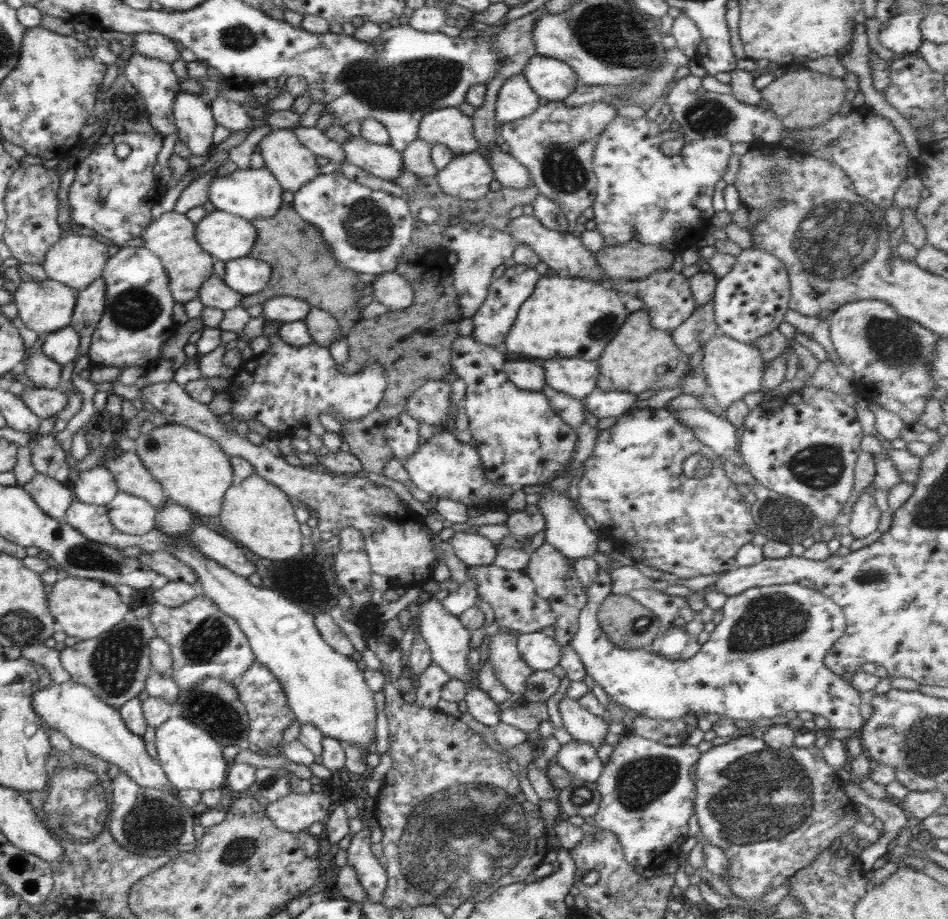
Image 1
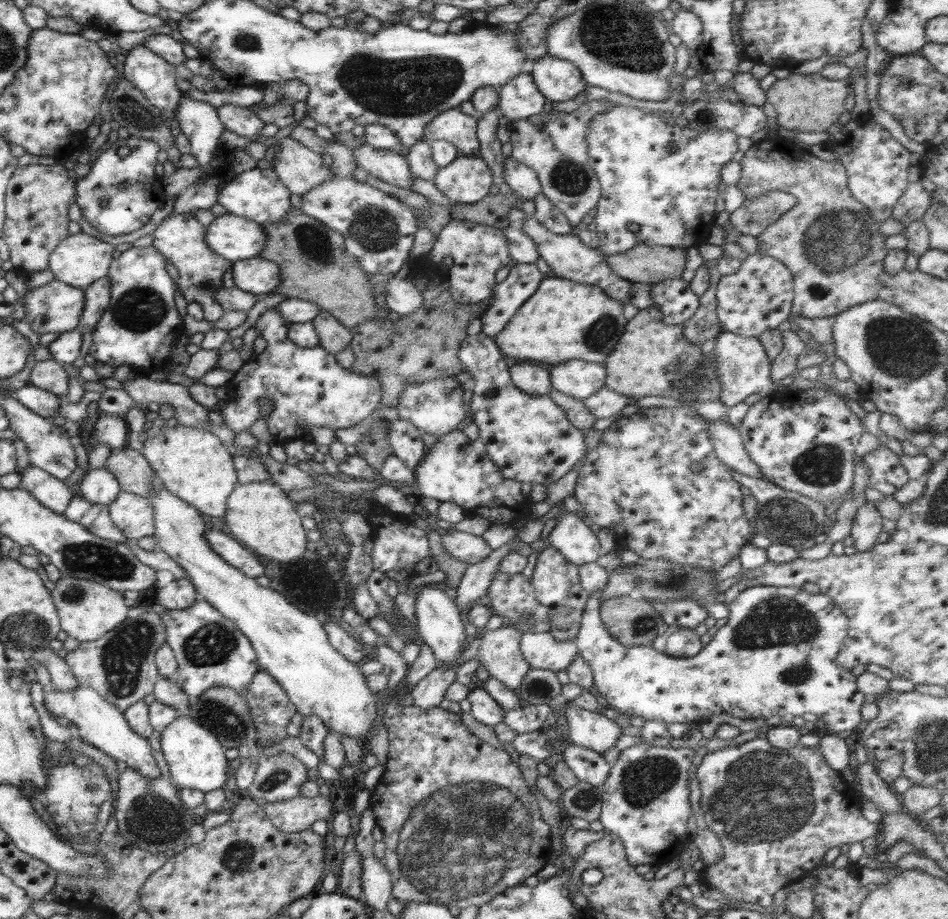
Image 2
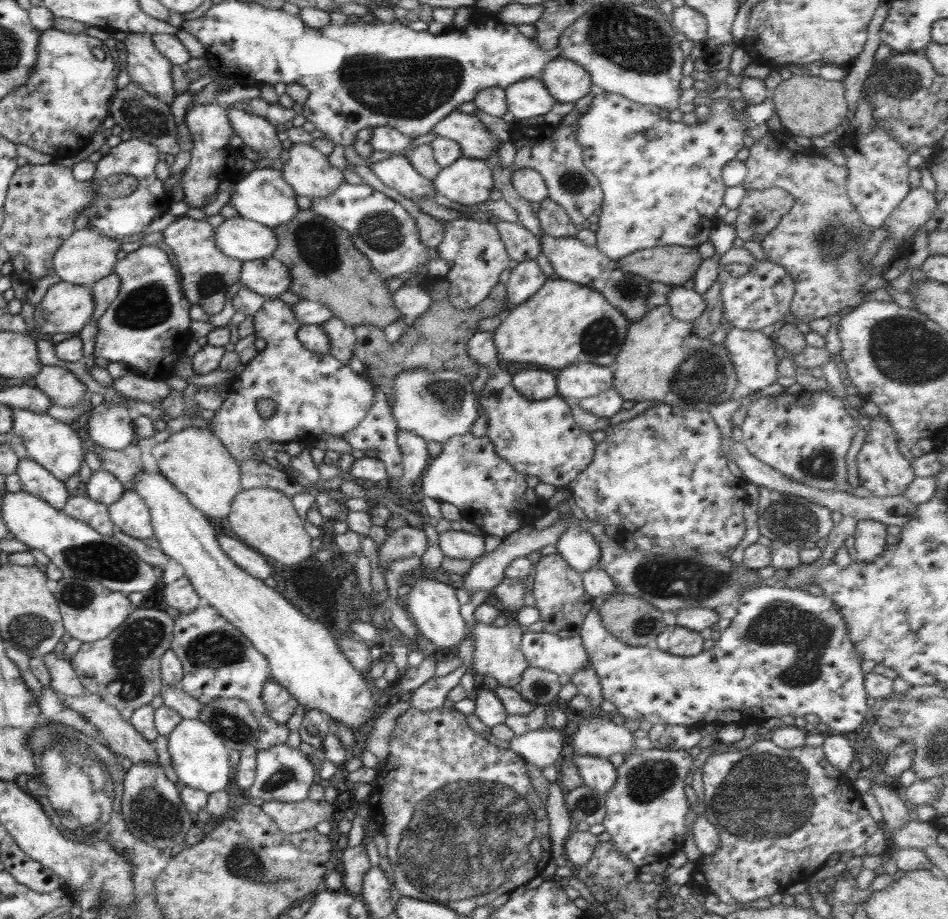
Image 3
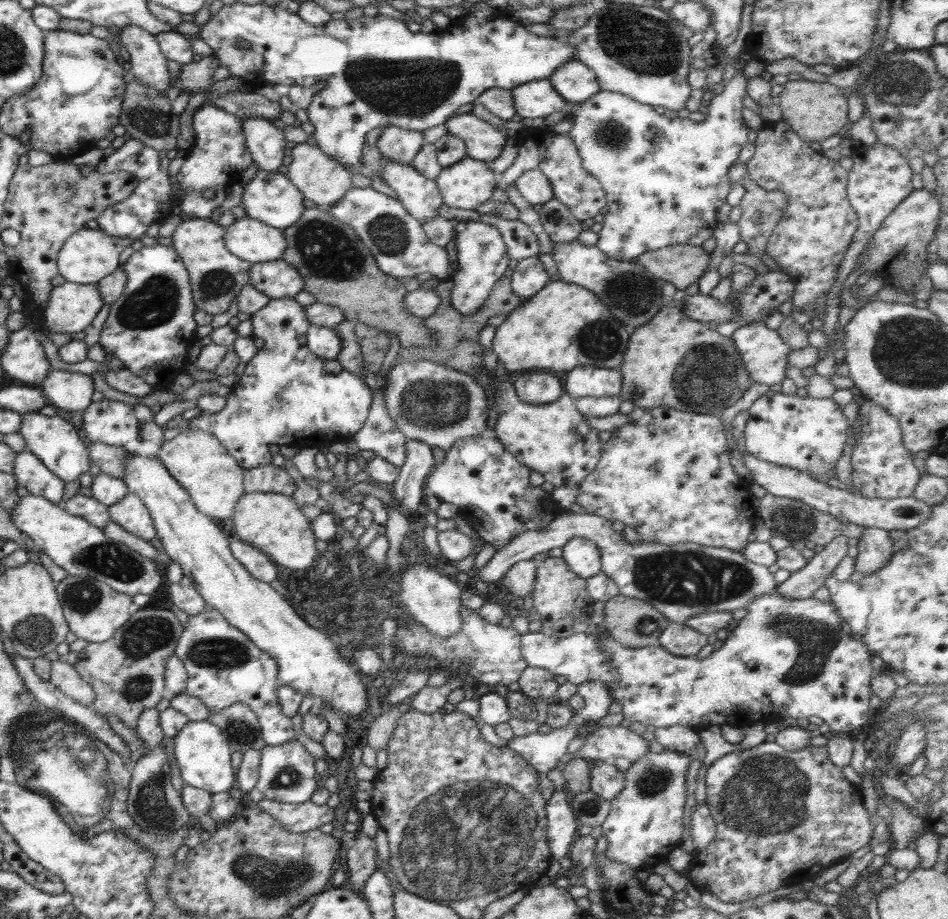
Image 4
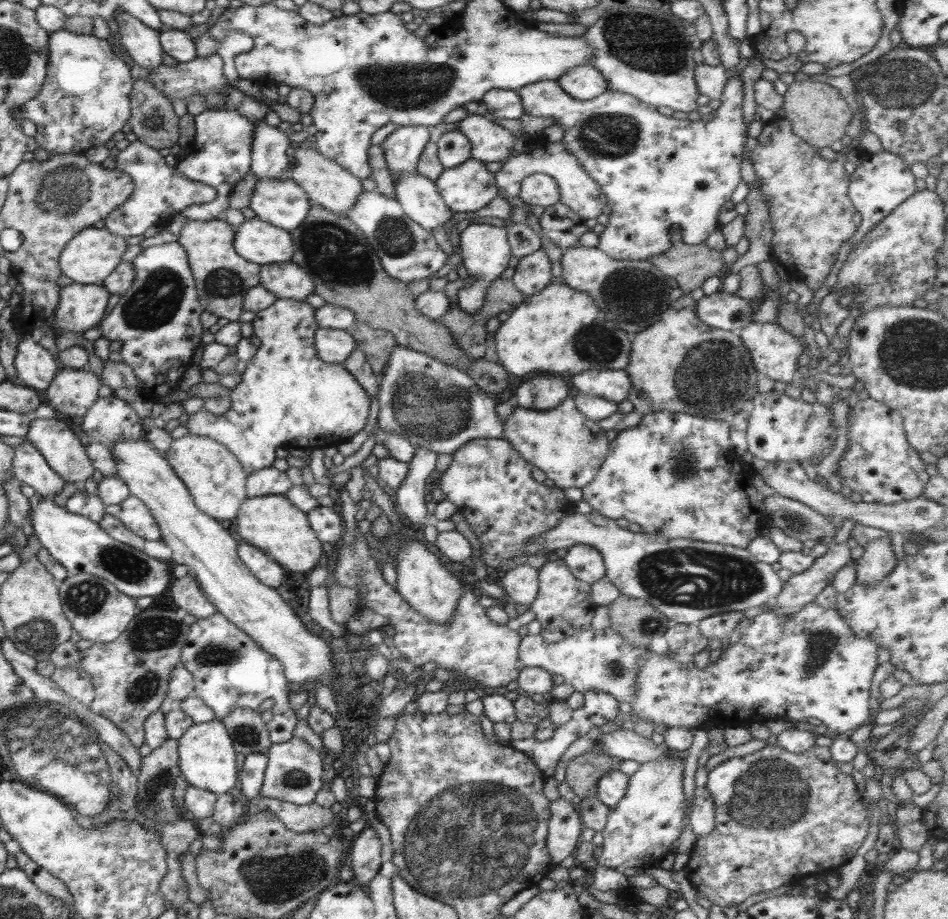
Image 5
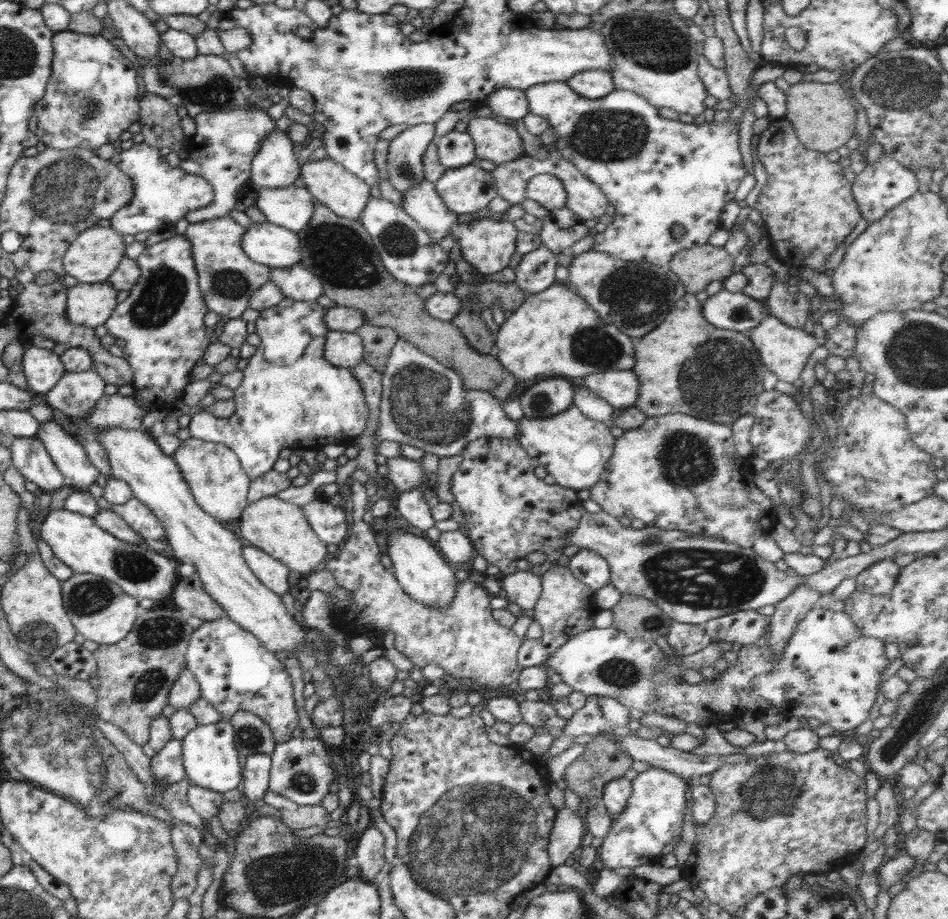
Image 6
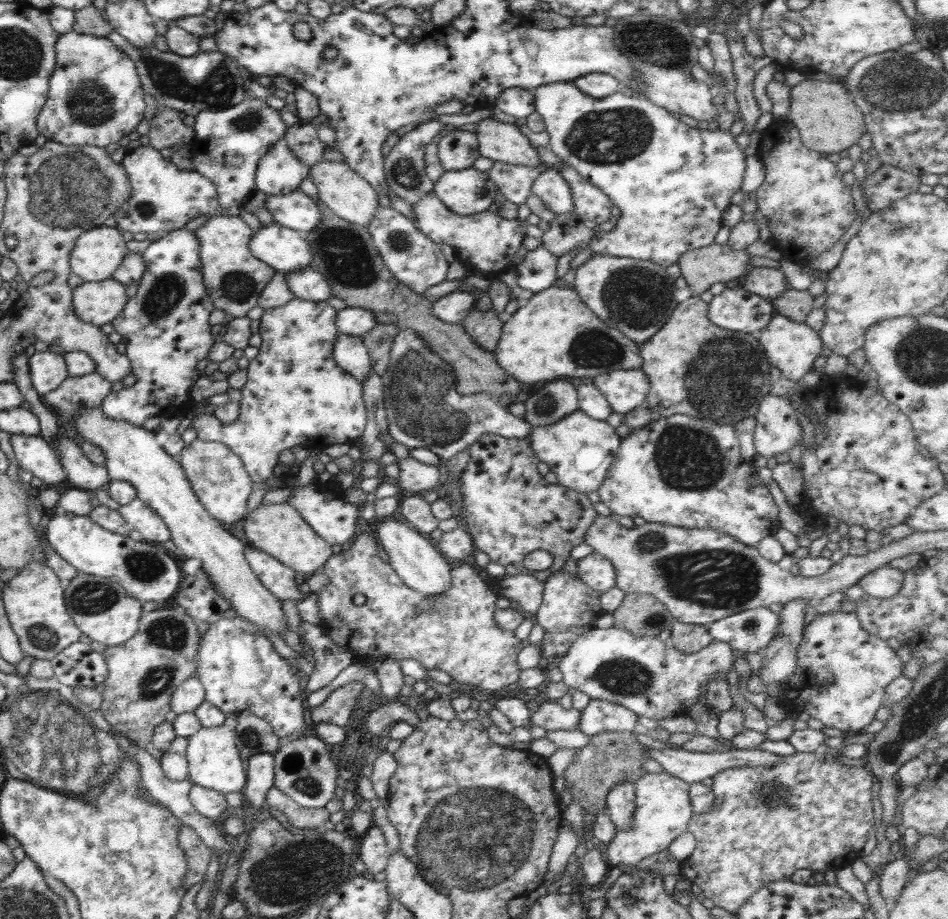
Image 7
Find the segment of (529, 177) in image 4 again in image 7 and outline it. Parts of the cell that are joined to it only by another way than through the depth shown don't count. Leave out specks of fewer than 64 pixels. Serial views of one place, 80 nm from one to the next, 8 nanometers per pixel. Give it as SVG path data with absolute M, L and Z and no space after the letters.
M557 169L542 171L532 183L531 194L538 196L555 214L572 213L574 210L571 188Z

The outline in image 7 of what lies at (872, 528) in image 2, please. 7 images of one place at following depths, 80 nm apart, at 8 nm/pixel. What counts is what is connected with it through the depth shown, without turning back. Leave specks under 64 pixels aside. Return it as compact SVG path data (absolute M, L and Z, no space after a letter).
M884 565L860 577L857 585L862 587L865 596L890 600L900 592L903 578L904 572L900 569Z

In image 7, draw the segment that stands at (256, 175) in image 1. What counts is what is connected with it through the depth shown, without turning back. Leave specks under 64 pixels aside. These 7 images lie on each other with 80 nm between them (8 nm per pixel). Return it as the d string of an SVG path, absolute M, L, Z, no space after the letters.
M300 189L283 195L267 195L265 208L271 212L276 224L296 231L310 232L321 221L321 212L317 207L317 202Z

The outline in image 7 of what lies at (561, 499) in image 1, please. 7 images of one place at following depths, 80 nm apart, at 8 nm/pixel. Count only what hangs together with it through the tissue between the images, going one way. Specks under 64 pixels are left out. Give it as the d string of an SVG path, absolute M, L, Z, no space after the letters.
M593 552L577 560L576 570L579 579L600 594L616 587L614 565L601 554Z

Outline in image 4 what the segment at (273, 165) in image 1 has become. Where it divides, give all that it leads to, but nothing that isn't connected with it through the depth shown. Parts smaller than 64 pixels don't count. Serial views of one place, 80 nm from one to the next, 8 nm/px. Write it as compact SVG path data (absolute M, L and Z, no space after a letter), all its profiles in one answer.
M308 143L296 144L292 150L292 163L288 166L287 177L292 181L296 188L303 192L306 199L315 202L317 207L329 208L336 204L341 196L344 196L348 189L351 189L353 182L351 173L346 171L344 166L338 161L331 159L324 154L318 147Z

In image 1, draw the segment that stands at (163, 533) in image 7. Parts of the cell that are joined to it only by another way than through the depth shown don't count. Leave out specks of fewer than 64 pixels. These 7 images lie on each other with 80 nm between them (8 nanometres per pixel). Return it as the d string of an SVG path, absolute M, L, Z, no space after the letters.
M119 491L106 505L110 523L123 534L144 536L157 525L157 510L142 498Z

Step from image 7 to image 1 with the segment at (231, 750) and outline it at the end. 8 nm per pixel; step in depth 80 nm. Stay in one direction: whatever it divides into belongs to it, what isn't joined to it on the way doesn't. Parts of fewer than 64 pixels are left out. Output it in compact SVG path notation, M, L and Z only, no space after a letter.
M182 716L170 717L155 728L157 762L163 768L175 791L194 789L207 791L221 787L227 782L227 761L223 757L223 748L216 743L211 734L198 728Z

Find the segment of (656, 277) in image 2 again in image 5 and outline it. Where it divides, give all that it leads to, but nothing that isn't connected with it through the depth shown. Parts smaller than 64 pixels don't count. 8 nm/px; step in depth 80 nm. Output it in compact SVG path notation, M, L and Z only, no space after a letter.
M678 226L670 228L672 246L660 256L650 256L652 263L667 278L674 278L685 294L700 288L709 276L727 274L722 251L710 249L705 243L689 245L682 240Z

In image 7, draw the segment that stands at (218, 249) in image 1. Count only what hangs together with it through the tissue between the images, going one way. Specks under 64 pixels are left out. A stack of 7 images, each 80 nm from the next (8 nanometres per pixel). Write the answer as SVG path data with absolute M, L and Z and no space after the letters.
M276 223L255 230L249 249L254 257L282 273L312 264L312 250L299 231Z

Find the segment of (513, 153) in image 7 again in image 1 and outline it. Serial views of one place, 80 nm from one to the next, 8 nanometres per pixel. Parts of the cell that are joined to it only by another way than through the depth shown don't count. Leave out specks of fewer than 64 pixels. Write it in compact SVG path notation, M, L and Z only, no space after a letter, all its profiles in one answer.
M456 107L444 108L436 112L430 112L420 122L417 138L429 145L445 144L455 155L463 155L477 150L479 142L473 135L473 125L470 116L464 115Z

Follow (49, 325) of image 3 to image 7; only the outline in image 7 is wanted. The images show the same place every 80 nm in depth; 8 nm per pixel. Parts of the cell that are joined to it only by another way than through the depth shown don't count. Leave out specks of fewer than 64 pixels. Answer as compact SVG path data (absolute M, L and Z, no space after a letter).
M113 278L85 282L72 289L72 304L79 319L101 327L113 322L129 301L126 286Z

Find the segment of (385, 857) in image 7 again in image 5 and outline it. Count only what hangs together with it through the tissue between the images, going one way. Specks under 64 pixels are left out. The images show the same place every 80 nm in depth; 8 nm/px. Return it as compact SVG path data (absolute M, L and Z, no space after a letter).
M366 826L362 832L356 835L349 850L350 858L352 858L353 882L366 887L378 874L382 864L381 848L380 837L374 828Z

